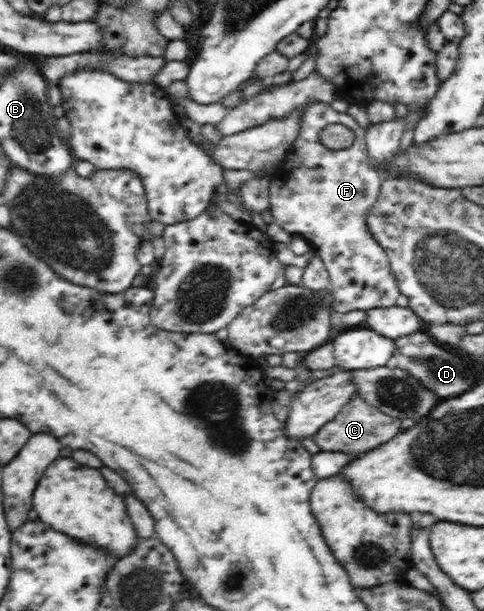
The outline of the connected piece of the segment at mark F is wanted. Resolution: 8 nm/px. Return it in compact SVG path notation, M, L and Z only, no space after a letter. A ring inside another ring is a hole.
M316 102L304 107L302 123L299 124L298 136L281 162L280 171L269 180L269 211L273 222L288 233L296 233L304 237L312 250L324 261L329 274L329 286L332 291L333 312L353 310L370 310L388 308L396 305L396 298L401 293L398 281L392 275L390 261L378 241L368 231L366 220L369 210L378 198L384 177L376 169L372 169L365 139L366 129L360 127L356 120L346 114L333 110L329 104ZM328 124L344 124L354 132L355 140L348 148L332 150L320 142L320 130Z

